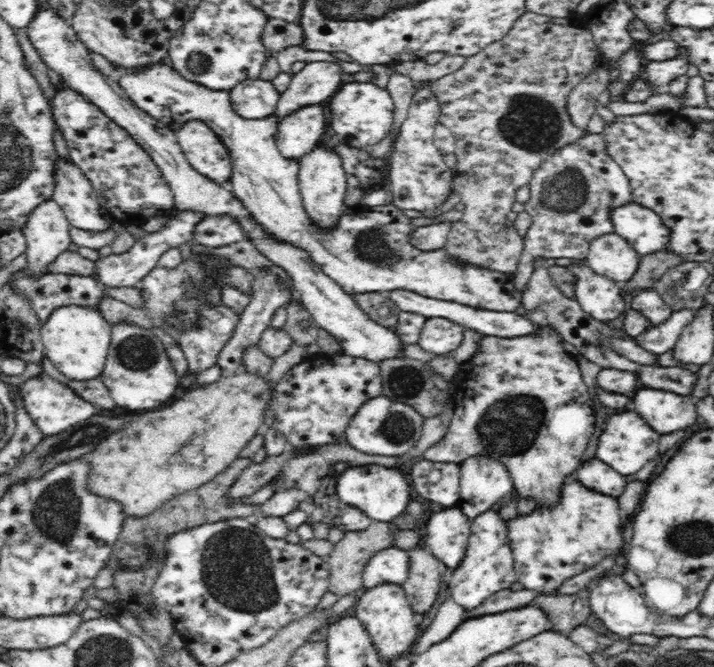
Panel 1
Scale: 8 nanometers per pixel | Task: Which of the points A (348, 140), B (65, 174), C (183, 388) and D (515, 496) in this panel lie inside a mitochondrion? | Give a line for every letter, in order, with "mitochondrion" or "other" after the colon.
A: other
B: other
C: other
D: other

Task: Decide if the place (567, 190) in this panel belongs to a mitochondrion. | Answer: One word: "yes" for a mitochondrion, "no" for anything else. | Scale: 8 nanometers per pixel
yes

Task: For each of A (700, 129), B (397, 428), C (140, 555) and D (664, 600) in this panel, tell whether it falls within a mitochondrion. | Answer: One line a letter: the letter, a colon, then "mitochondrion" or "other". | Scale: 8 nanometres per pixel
A: other
B: mitochondrion
C: mitochondrion
D: other

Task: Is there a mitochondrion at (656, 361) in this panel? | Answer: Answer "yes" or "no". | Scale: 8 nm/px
no

